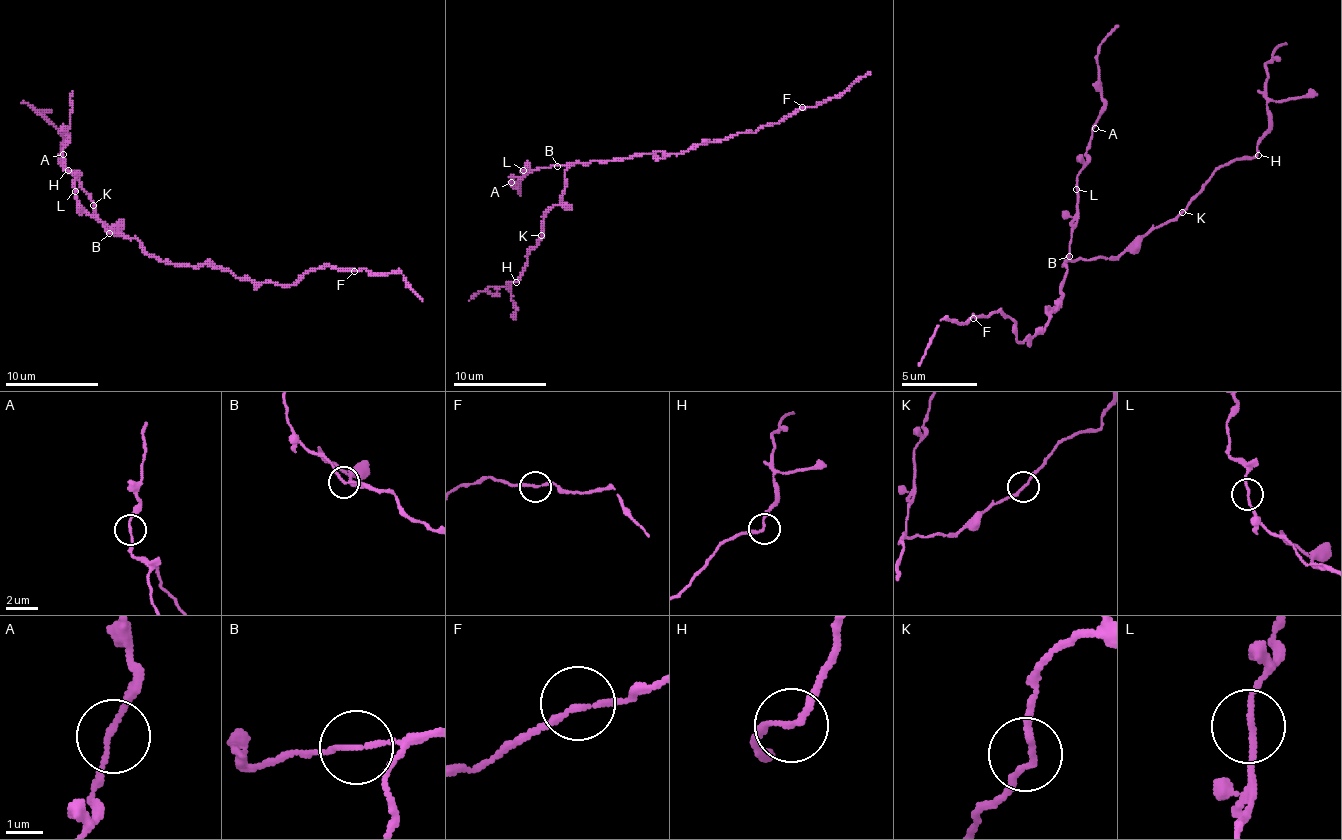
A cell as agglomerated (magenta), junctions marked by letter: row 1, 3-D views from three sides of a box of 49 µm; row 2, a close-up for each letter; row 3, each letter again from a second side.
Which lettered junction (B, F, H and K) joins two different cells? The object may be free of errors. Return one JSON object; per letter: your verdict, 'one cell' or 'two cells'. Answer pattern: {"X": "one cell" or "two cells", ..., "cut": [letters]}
{"B": "two cells", "F": "one cell", "H": "one cell", "K": "one cell", "cut": ["B"]}

